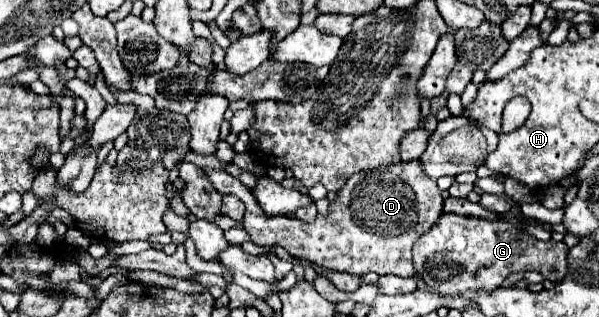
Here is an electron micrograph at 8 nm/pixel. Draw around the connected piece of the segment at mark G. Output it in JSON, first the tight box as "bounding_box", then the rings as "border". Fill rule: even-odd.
{"bounding_box":[412,214,568,294],"border":[[[442,214],[438,222],[418,238],[412,250],[416,274],[438,294],[462,294],[466,290],[494,290],[510,274],[536,270],[546,280],[560,282],[568,272],[568,246],[542,242],[526,234],[520,224],[492,222],[474,216]]]}

